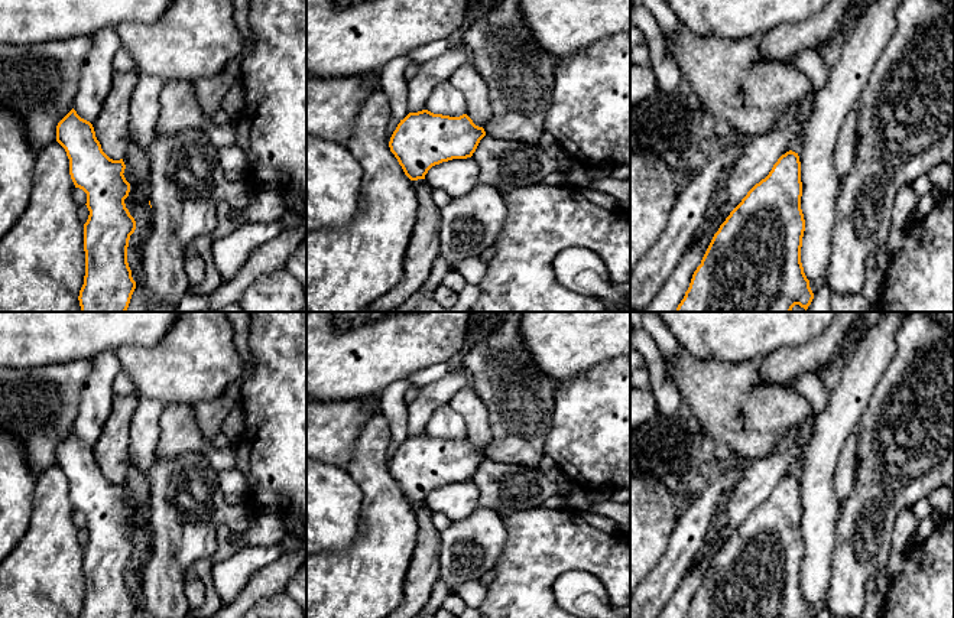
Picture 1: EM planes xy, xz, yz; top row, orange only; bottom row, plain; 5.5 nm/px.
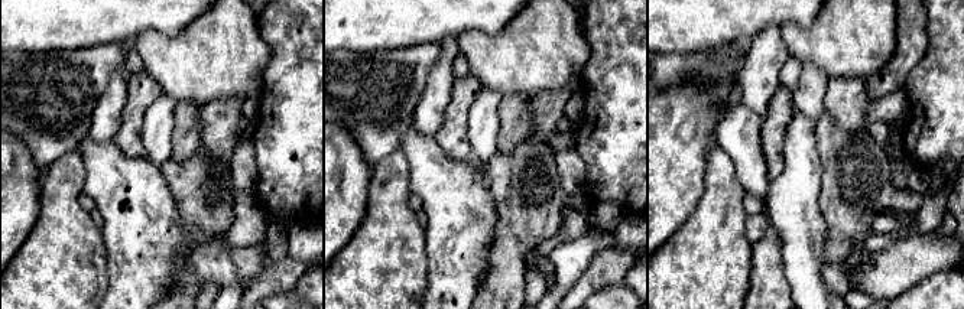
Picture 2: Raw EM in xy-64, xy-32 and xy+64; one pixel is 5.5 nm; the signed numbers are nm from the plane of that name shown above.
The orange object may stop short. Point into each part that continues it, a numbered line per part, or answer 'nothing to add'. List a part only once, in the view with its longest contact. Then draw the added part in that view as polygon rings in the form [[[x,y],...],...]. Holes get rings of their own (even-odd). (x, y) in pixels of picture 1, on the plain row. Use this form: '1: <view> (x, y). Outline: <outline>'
nothing to add

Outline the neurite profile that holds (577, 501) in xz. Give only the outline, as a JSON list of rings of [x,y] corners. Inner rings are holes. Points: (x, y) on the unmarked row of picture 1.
[[[580,488],[567,497],[567,508],[575,513],[585,513],[591,505],[593,502],[587,498],[584,488]]]

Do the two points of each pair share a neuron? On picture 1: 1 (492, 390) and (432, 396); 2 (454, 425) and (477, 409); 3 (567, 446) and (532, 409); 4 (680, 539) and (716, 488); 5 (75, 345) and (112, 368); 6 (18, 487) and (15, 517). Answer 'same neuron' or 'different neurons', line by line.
1: different neurons
2: different neurons
3: different neurons
4: same neuron
5: different neurons
6: same neuron

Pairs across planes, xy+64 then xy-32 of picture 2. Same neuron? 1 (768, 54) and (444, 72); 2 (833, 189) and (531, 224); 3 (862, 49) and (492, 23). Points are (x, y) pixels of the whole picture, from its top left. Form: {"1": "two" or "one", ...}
{"1": "one", "2": "one", "3": "two"}

